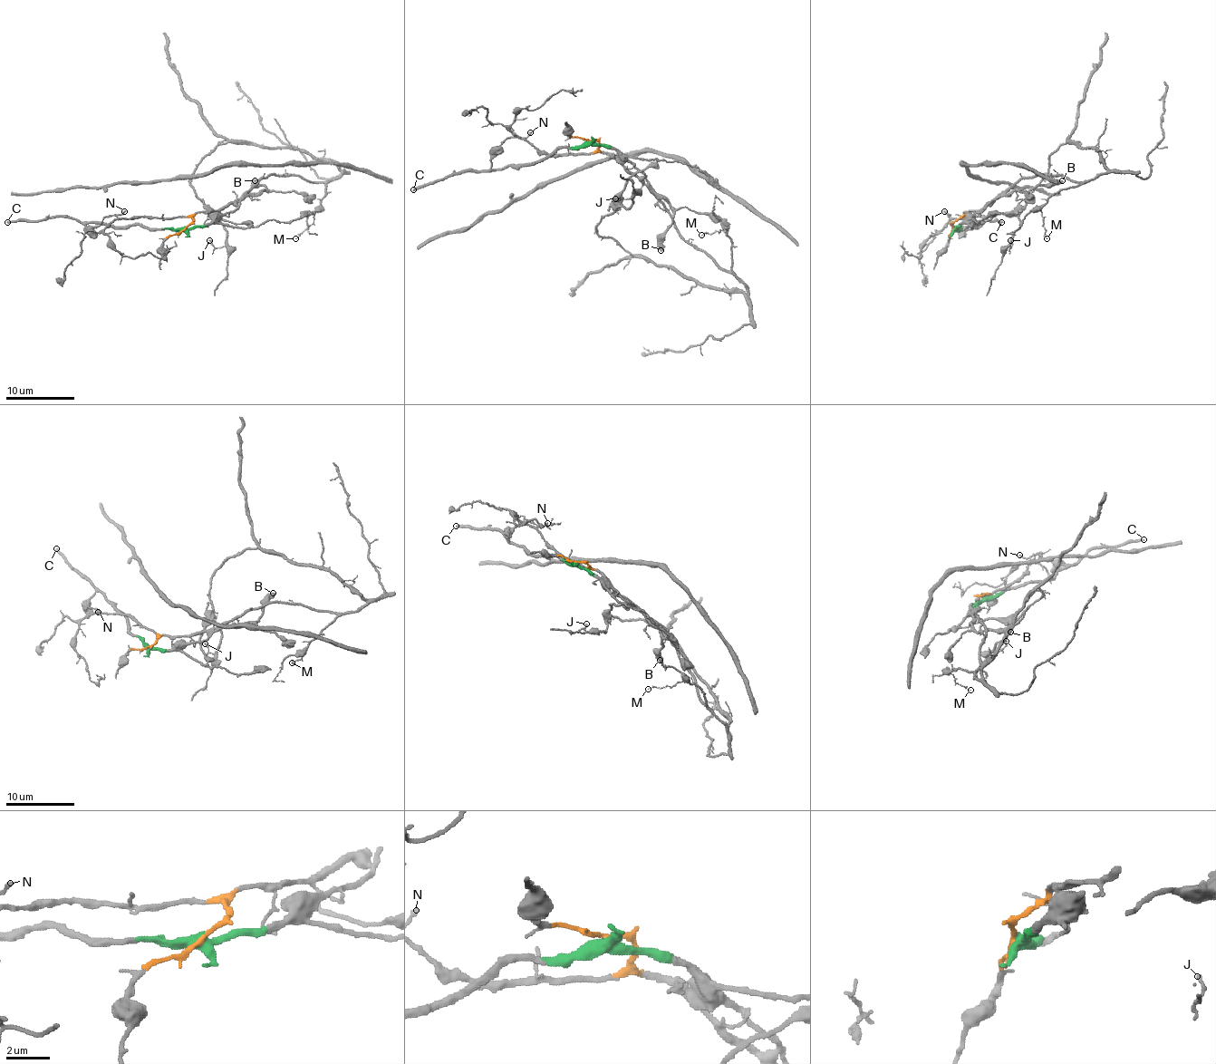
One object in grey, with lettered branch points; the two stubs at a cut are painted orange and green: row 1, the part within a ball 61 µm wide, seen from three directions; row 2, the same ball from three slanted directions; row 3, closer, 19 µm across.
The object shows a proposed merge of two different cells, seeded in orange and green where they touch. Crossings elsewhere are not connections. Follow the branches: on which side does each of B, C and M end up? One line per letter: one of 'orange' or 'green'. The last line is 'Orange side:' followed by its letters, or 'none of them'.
B: green
C: green
M: orange
Orange side: M

